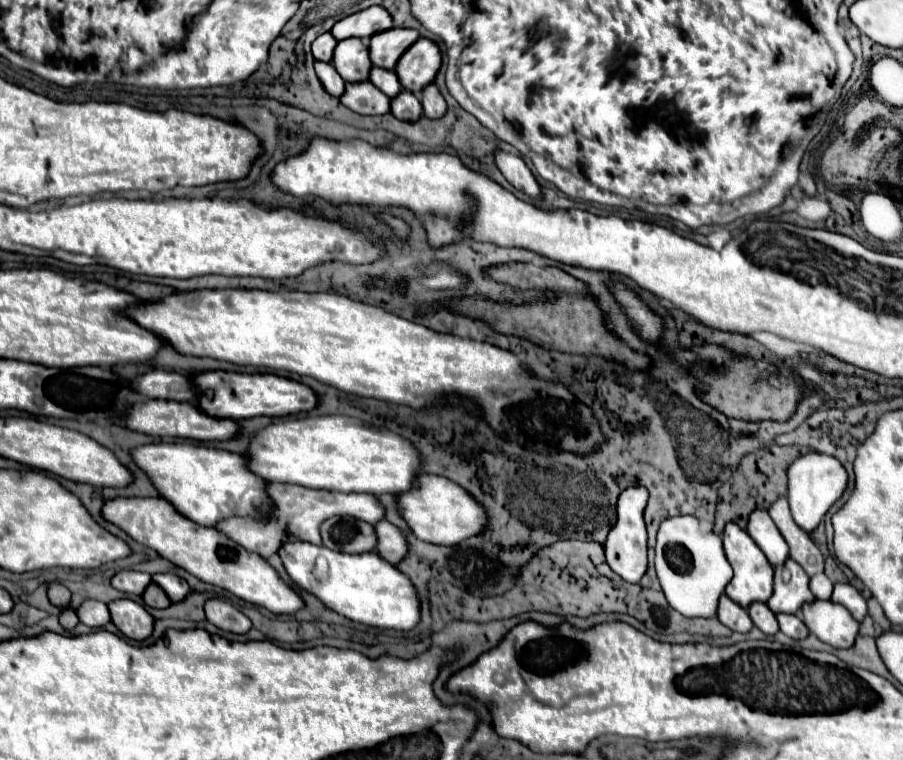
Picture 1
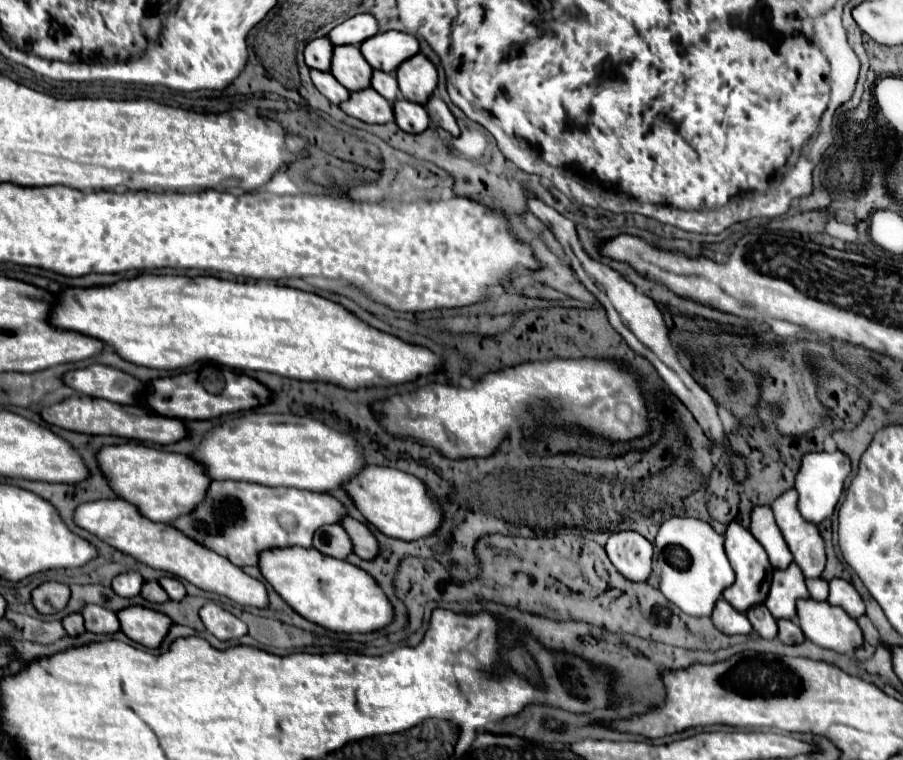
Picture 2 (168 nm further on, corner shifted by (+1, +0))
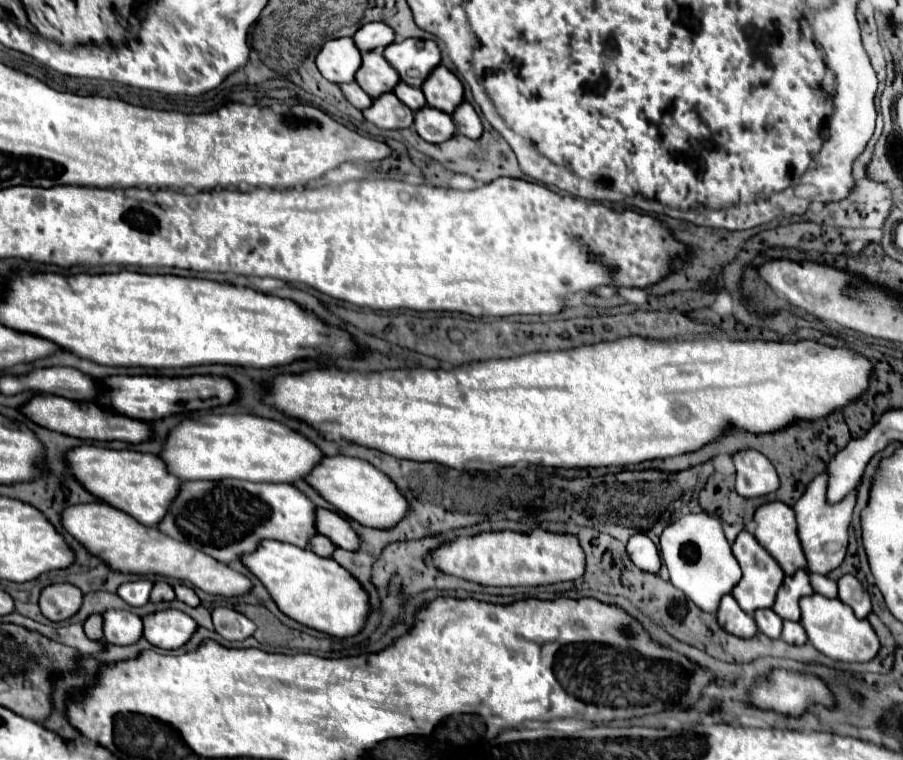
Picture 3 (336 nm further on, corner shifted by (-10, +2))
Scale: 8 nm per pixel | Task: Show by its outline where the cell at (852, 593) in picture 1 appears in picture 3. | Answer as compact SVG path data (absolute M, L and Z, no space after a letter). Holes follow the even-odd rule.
M843 575L839 581L839 599L849 605L859 619L865 619L871 613L871 597L863 585L853 575Z

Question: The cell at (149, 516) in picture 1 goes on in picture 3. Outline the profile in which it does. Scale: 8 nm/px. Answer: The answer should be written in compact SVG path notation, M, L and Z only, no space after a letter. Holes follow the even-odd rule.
M85 503L73 505L63 511L63 527L79 539L93 555L99 555L107 565L123 573L155 573L165 577L175 577L181 581L189 581L193 587L199 587L205 593L237 597L251 591L251 581L229 569L227 565L211 559L211 555L203 555L203 551L195 551L195 547L187 547L187 543L179 543L169 535L163 535L157 527L141 525L131 515L115 509L107 503Z

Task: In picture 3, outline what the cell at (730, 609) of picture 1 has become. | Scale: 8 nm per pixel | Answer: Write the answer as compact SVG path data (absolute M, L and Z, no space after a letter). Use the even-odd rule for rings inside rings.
M725 595L721 599L719 611L717 611L717 619L719 619L719 625L725 631L729 631L731 635L737 635L737 637L753 637L757 633L757 627L755 627L753 617L747 615L737 605L737 601L731 595Z

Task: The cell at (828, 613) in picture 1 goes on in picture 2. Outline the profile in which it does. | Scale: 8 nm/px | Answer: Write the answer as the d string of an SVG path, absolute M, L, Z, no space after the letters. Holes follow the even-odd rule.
M800 599L796 609L802 633L818 647L848 653L864 643L858 623L844 609L814 599Z

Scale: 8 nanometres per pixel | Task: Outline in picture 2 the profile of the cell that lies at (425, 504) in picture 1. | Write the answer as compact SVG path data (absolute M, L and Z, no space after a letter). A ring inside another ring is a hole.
M368 465L342 487L352 499L354 507L364 515L364 519L388 537L416 541L420 537L426 537L428 533L432 533L432 529L436 529L436 525L440 525L438 501L426 493L426 485L414 475L390 467Z

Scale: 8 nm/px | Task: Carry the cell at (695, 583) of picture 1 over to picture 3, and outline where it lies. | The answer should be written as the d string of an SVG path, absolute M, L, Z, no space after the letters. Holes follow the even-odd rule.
M683 515L661 533L661 557L669 569L671 583L679 587L699 609L715 613L723 595L731 593L741 579L741 567L731 553L721 521L715 515Z

